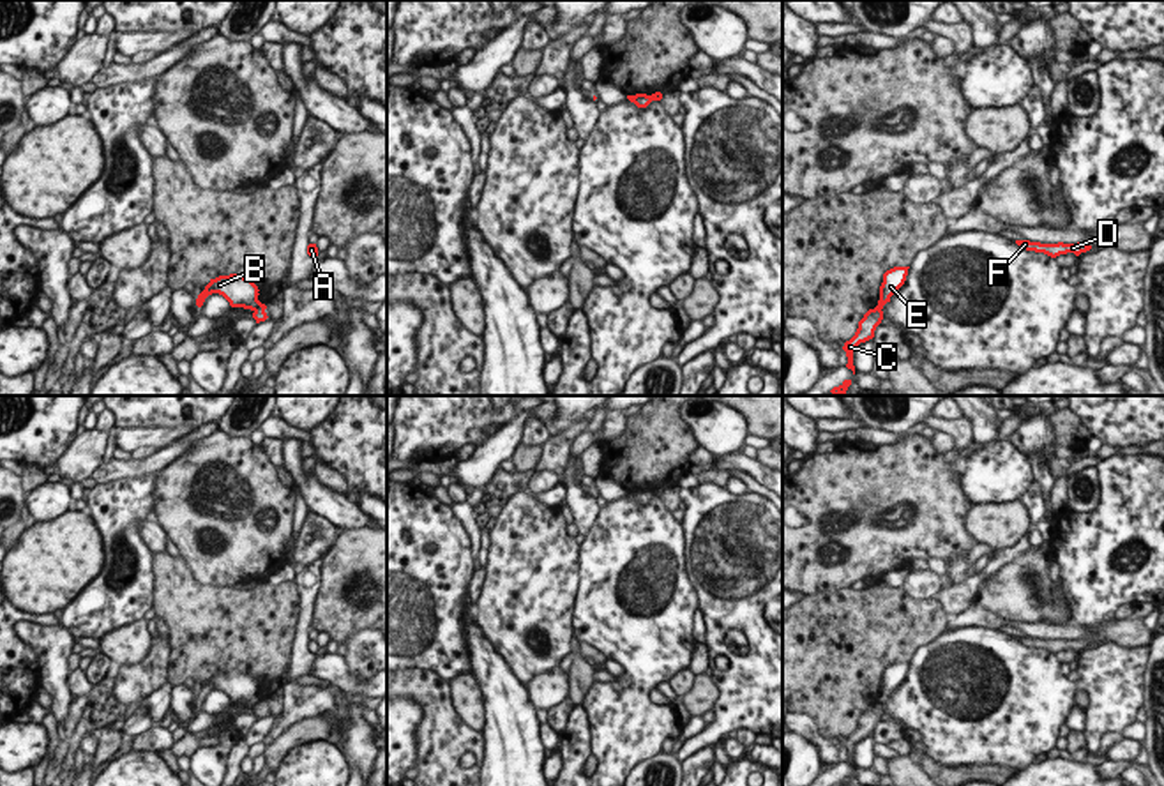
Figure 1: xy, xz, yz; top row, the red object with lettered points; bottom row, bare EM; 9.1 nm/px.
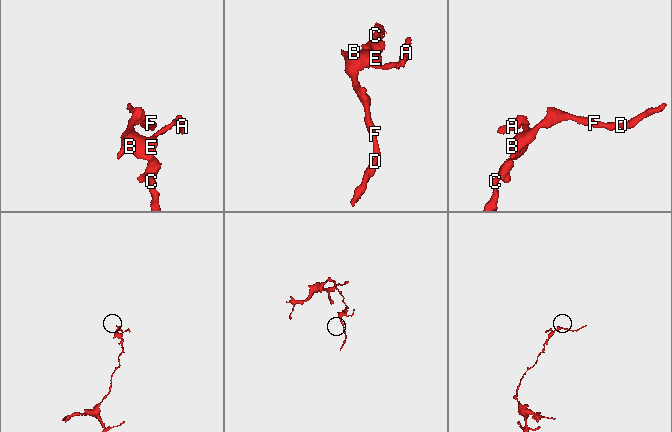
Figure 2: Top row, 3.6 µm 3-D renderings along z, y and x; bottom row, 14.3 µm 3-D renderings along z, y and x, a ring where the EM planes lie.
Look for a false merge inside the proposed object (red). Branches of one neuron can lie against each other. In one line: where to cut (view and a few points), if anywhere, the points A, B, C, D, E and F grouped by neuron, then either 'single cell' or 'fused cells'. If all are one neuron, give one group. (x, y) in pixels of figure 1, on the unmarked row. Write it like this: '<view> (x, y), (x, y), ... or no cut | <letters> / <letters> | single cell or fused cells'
xy (260, 698), (253, 705) | A B D E F / C | fused cells

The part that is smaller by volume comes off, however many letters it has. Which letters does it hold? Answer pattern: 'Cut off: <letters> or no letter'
Cut off: A, B, D, E, F

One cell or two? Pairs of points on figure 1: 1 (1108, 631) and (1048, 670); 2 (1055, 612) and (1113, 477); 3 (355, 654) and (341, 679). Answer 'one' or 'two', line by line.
1: two
2: two
3: two

